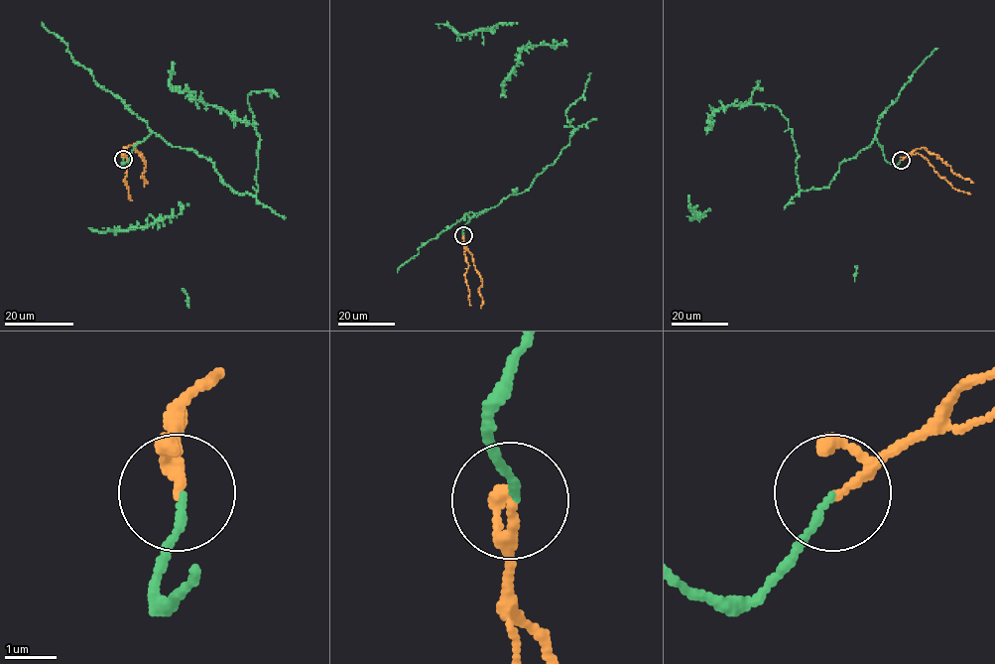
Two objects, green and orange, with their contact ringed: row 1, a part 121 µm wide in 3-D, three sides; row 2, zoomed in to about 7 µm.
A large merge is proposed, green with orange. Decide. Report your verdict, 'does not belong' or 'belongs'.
belongs

